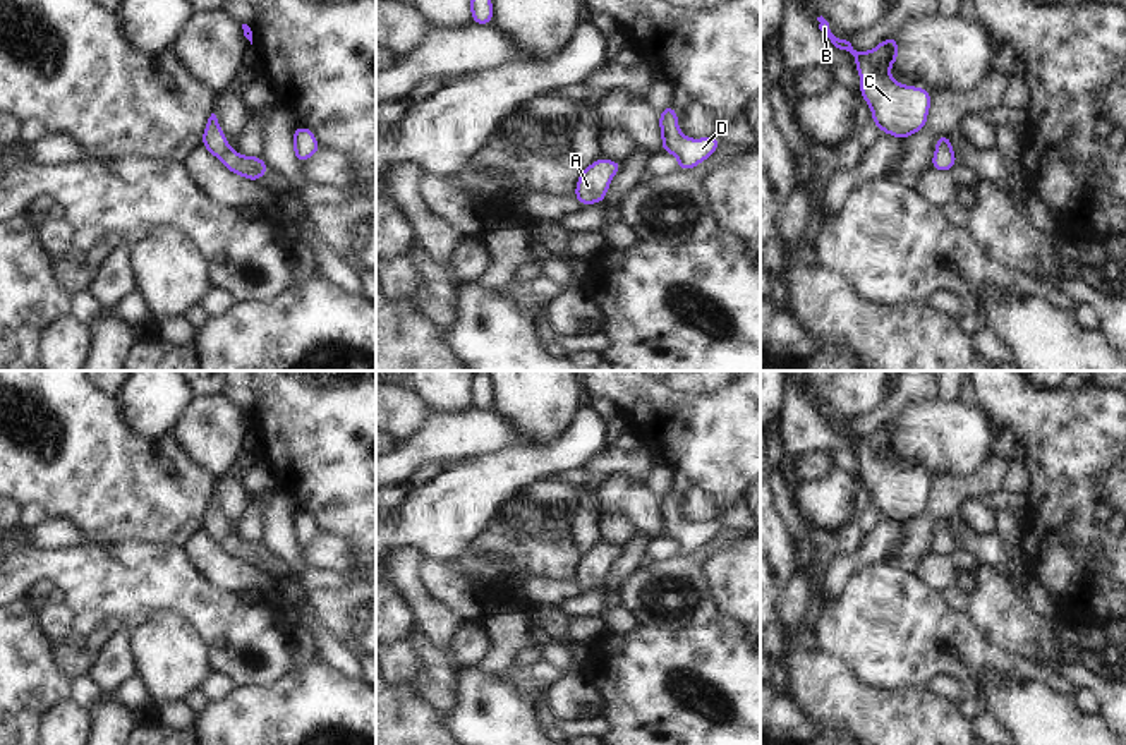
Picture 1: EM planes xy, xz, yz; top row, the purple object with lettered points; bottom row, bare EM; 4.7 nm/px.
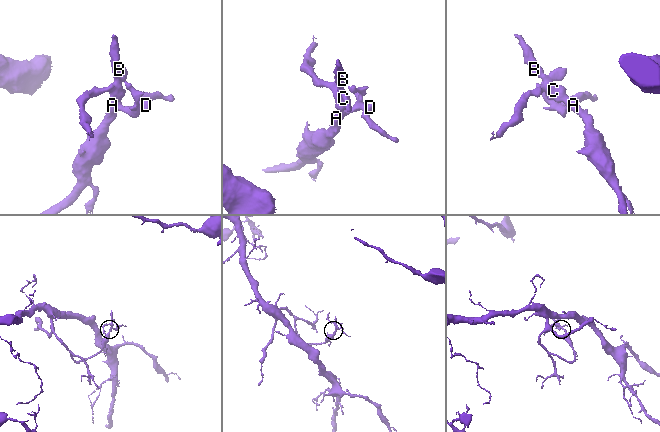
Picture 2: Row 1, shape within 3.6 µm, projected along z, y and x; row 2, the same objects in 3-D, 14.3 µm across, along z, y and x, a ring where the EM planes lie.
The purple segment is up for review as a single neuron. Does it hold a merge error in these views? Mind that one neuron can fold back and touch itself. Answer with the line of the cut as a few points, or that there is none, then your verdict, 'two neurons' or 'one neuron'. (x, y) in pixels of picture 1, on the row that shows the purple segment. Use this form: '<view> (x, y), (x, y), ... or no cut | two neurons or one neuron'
no cut | one neuron

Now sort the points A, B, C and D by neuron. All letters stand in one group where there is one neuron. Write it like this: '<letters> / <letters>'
A B C D

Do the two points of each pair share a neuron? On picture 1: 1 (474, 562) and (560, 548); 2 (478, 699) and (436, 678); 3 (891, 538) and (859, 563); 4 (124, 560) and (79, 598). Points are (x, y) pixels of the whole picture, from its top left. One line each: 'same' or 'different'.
1: same
2: different
3: same
4: same

